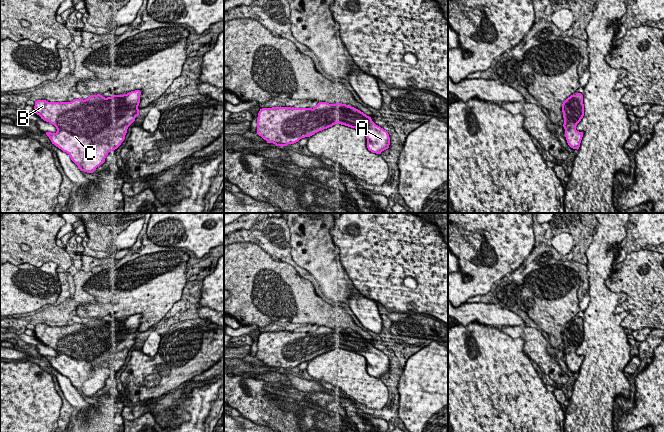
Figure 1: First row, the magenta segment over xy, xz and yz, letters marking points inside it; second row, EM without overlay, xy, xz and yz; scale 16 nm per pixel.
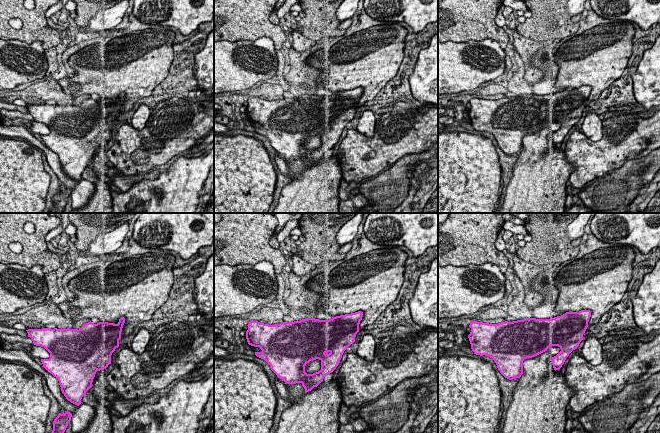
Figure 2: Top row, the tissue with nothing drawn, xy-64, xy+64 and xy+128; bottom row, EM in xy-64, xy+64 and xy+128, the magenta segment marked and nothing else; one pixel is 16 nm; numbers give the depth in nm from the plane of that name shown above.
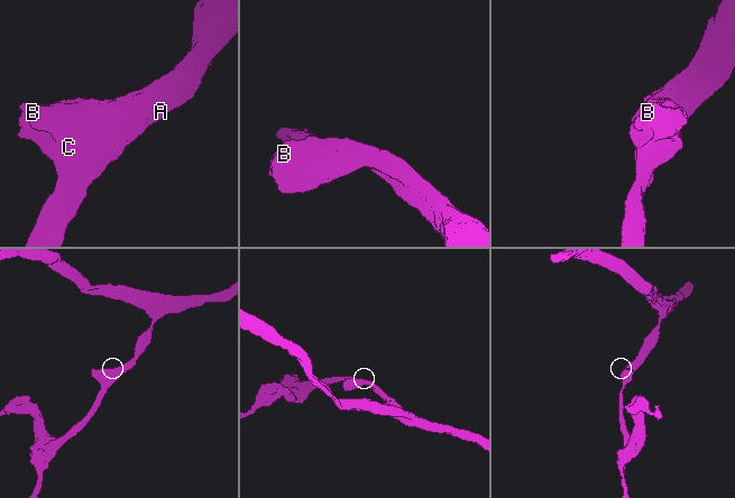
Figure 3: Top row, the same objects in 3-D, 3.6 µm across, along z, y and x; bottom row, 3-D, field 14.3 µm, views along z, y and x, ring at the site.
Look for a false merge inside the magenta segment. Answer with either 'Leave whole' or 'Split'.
Leave whole

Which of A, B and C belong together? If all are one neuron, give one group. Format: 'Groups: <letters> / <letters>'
Groups: A B C

